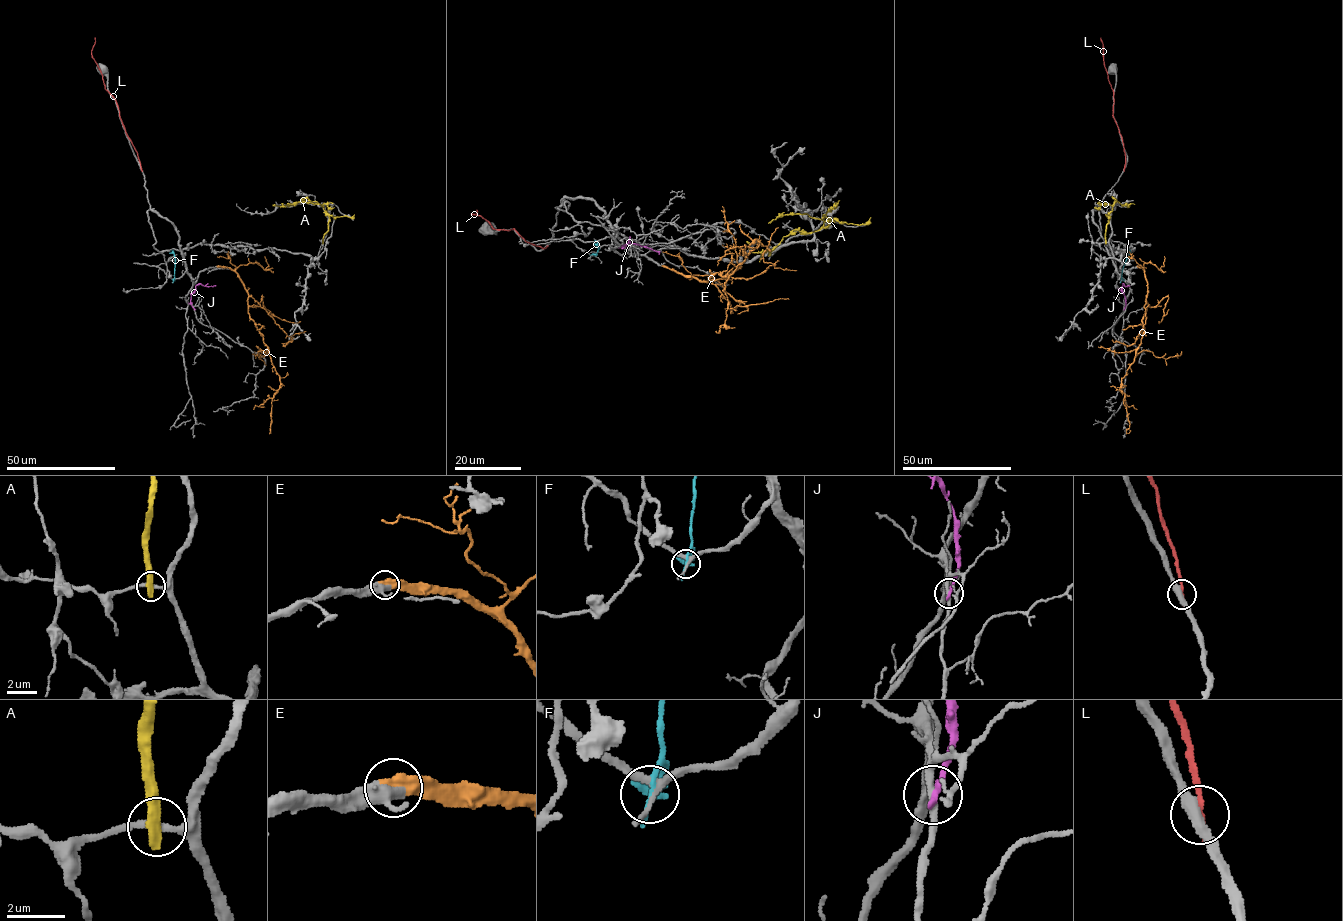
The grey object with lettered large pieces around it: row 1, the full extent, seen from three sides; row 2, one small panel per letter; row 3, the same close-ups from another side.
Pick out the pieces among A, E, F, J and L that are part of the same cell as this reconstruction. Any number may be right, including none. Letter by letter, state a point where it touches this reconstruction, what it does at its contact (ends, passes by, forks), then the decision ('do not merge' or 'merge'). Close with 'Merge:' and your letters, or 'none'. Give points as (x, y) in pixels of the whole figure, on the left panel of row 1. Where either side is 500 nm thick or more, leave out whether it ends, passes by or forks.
A: (322, 242) | it ends | do not merge
E: (218, 266) | merge
F: (173, 280) | it ends | do not merge
J: (194, 309) | it ends | do not merge
L: (141, 169) | it ends | do not merge
Merge: E

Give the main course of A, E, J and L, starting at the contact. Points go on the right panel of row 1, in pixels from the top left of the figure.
A: (1106, 242), (1107, 215), (1115, 201), (1113, 198), (1128, 206), (1121, 205)
E: (1137, 266), (1147, 284), (1148, 307), (1141, 344), (1120, 389), (1130, 430)
J: (1124, 308), (1122, 285), (1130, 286)
L: (1124, 169), (1125, 153), (1113, 116), (1113, 90), (1104, 66), (1101, 37)

